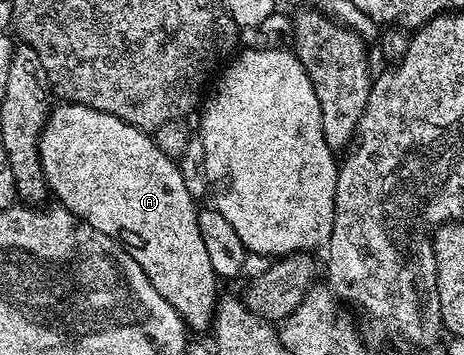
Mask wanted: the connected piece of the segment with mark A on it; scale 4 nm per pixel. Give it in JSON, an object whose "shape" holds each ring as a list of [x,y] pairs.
{"shape":[[[63,101],[52,106],[51,114],[47,116],[47,123],[43,126],[43,132],[39,138],[39,156],[41,157],[41,169],[45,173],[47,188],[52,196],[56,195],[59,198],[56,199],[58,206],[64,207],[79,219],[84,219],[86,223],[93,225],[93,229],[116,239],[129,253],[129,257],[133,257],[133,261],[137,261],[137,265],[141,265],[141,269],[145,269],[145,277],[149,277],[153,289],[157,289],[157,293],[161,293],[161,297],[165,297],[165,301],[169,301],[169,305],[173,305],[173,309],[177,309],[177,313],[192,332],[203,331],[206,327],[208,330],[214,324],[215,309],[221,298],[220,280],[215,274],[213,264],[209,262],[209,253],[205,250],[205,240],[201,237],[197,200],[189,193],[189,189],[185,189],[185,180],[182,179],[179,172],[178,162],[165,157],[165,153],[161,153],[161,149],[157,149],[154,138],[148,132],[141,131],[138,127],[129,125],[109,113],[101,113],[97,109],[86,107],[80,103]]]}

